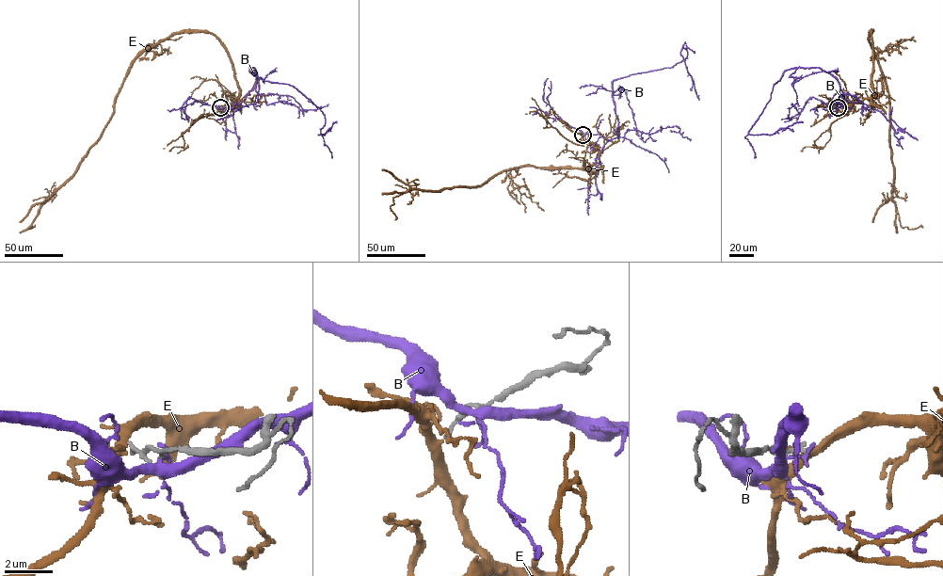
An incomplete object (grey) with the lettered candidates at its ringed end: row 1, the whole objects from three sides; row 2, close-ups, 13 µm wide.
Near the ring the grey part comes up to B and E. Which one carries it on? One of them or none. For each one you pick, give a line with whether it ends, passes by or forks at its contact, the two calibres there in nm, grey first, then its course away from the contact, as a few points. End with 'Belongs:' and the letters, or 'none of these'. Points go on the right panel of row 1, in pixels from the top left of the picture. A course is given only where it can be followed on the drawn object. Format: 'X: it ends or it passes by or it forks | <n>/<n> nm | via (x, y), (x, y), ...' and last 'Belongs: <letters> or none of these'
E: it forks | 130/280 nm | via (838, 107), (860, 103), (871, 96), (871, 31), (869, 41), (889, 95), (892, 200), (902, 227), (922, 227)
Belongs: E

